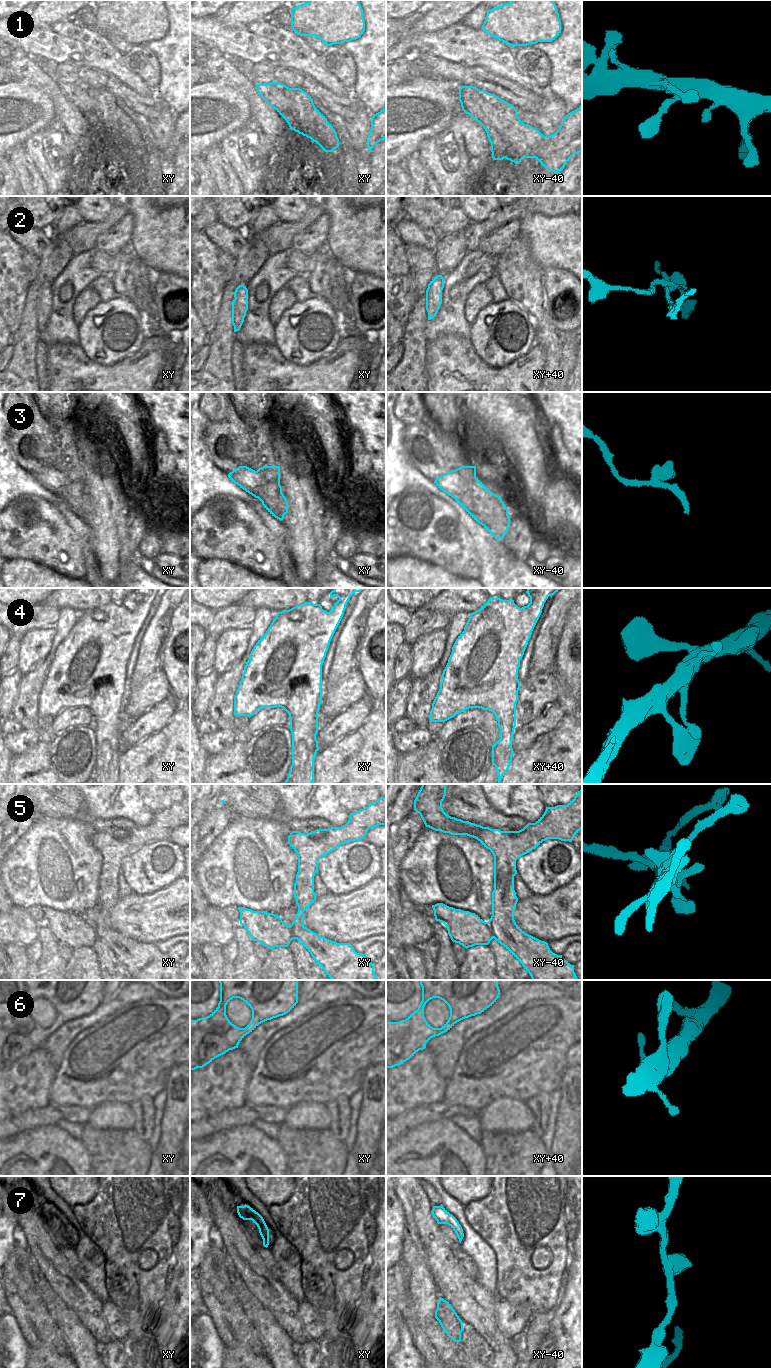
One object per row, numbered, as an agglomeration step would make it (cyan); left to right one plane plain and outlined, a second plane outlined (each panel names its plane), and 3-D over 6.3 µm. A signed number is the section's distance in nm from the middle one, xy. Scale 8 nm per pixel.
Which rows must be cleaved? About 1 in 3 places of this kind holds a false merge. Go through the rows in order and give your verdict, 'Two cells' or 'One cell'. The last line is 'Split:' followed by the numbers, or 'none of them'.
1: One cell
2: Two cells
3: One cell
4: One cell
5: One cell
6: One cell
7: One cell
Split: 2.

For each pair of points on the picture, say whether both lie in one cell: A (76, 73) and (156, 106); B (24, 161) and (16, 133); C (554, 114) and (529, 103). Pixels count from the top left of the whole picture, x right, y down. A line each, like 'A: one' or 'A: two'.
A: one
B: two
C: two

